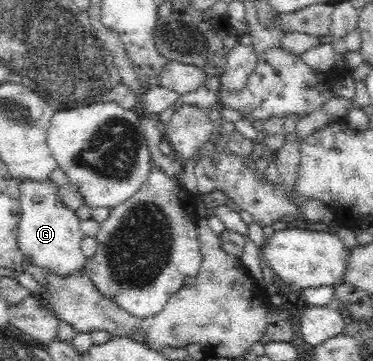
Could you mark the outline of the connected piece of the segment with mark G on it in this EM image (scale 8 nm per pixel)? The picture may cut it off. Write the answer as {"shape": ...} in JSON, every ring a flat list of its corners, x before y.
{"shape":[[21,180,20,220,18,223,18,248,23,254,22,267,34,265,41,271,54,272,56,276,78,273,86,267,88,258,83,253,81,242,84,238,80,230,82,221,77,214,58,198,54,181]]}

